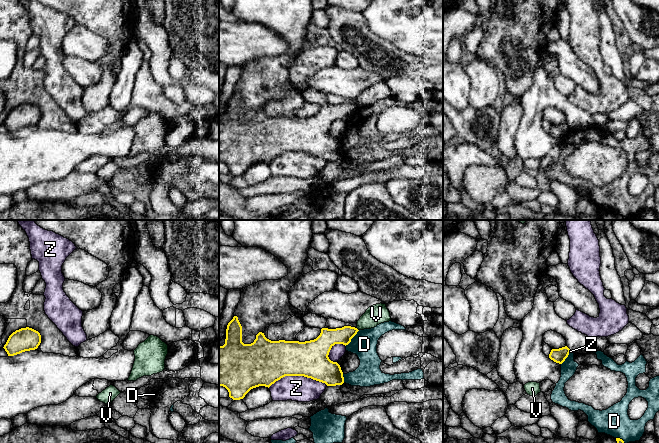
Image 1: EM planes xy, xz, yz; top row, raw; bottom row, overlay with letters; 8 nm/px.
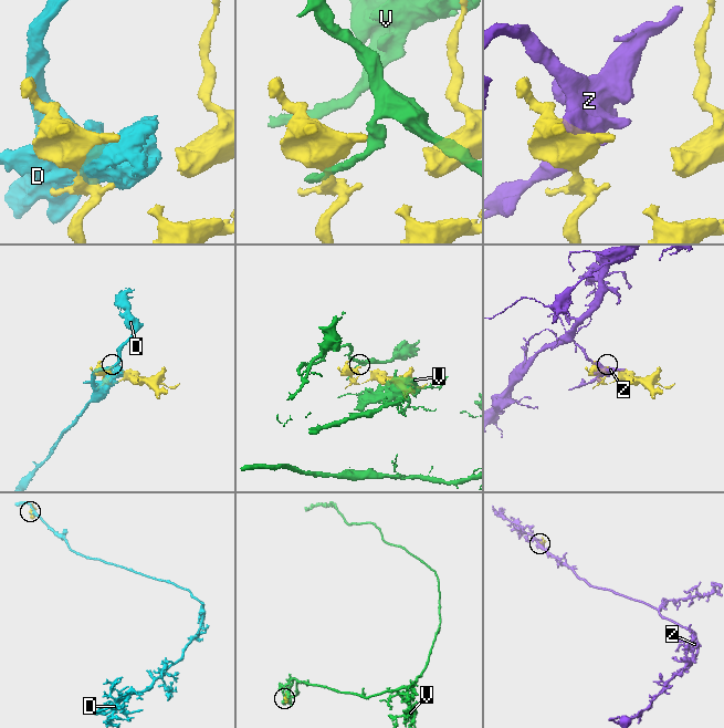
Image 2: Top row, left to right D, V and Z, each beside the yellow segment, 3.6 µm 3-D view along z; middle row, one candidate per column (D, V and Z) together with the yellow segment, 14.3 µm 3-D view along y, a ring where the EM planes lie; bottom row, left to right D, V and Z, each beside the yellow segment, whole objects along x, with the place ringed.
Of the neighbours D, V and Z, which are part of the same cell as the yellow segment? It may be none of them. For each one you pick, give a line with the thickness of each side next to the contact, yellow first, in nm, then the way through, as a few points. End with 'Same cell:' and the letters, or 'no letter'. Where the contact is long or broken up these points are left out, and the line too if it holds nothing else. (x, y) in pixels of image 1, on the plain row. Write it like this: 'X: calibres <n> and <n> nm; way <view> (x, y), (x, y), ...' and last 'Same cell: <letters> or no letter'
Same cell: no letter

